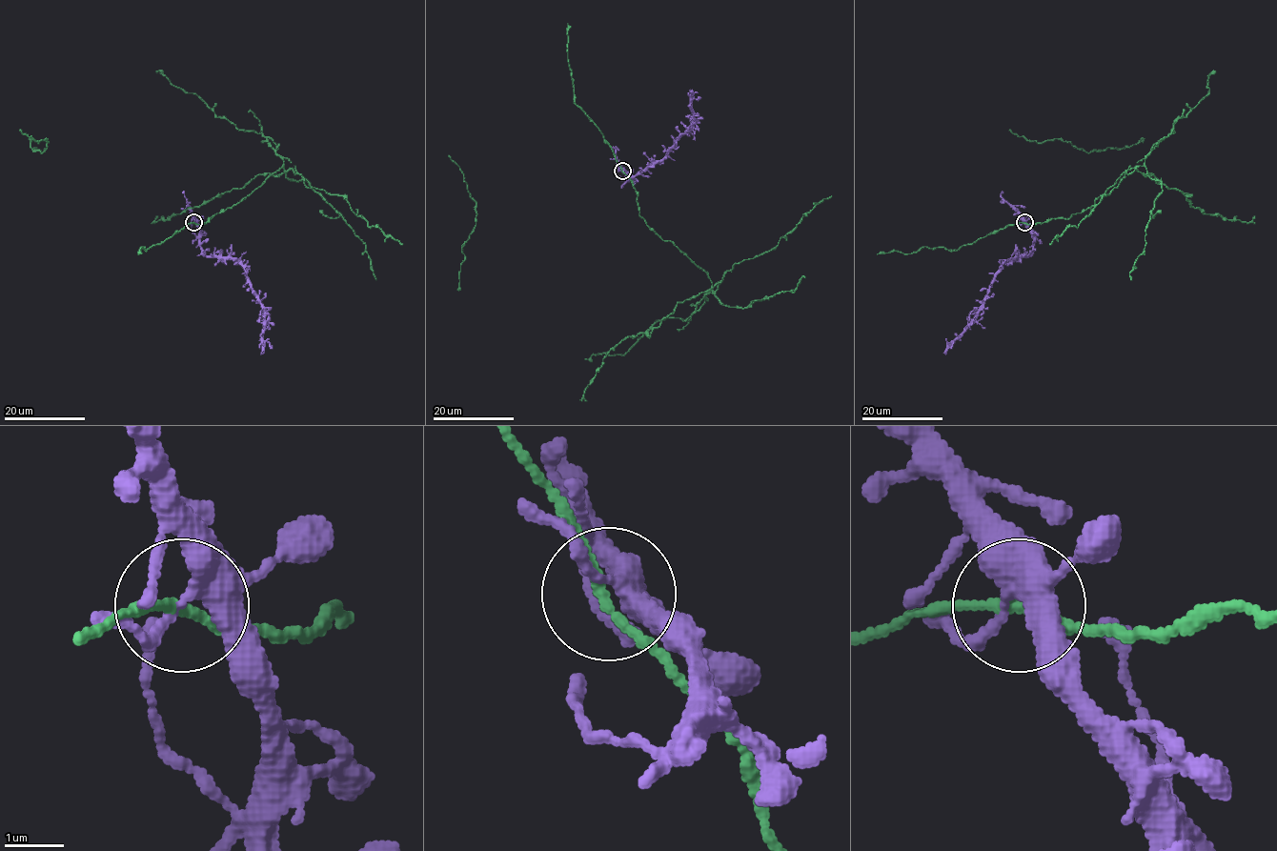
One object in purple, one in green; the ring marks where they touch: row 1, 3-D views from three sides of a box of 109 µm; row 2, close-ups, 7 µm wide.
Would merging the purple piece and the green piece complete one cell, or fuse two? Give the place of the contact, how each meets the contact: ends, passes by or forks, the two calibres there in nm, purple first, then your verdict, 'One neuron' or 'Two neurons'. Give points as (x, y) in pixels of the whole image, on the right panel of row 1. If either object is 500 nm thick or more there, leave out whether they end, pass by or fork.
Place: (1024, 222). At the ring purple forks. At the ring green passes by. Thickness 360 nm (purple) against 140 nm. One neuron

